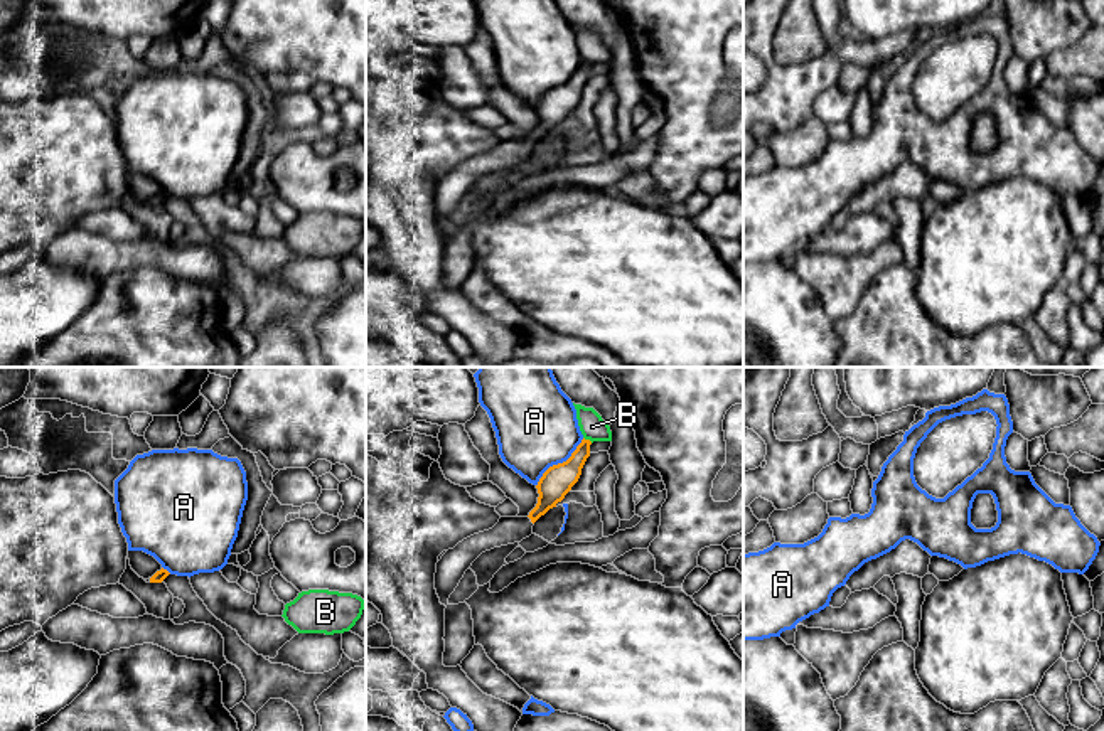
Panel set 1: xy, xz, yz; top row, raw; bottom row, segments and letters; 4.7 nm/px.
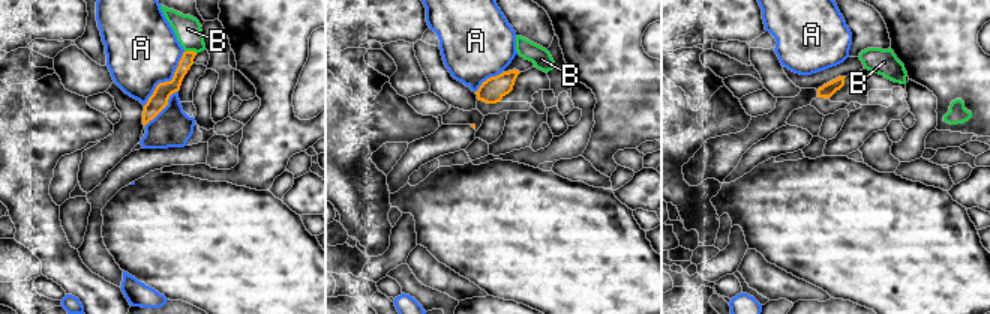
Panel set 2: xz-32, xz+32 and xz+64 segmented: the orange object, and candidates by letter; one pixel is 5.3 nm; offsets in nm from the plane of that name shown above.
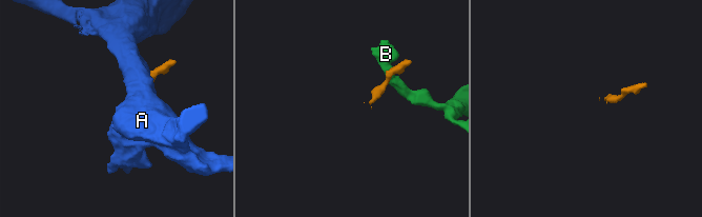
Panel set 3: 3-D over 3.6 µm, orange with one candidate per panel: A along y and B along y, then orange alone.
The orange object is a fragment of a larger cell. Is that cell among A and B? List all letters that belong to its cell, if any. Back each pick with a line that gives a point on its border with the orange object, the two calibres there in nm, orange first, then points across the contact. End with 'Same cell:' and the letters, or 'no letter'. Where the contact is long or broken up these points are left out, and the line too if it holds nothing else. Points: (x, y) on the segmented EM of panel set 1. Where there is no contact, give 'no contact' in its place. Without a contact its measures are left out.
Same cell: no letter

